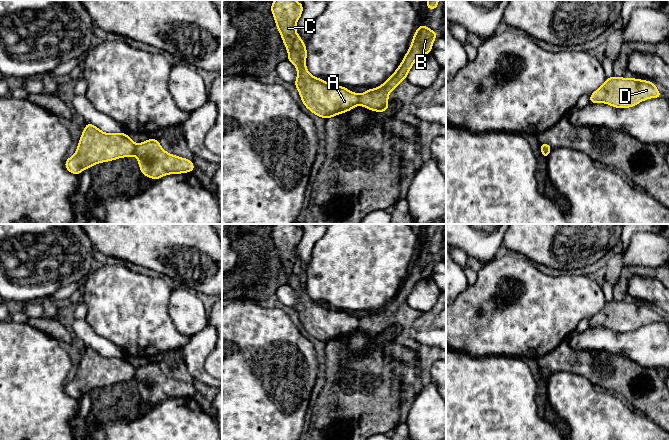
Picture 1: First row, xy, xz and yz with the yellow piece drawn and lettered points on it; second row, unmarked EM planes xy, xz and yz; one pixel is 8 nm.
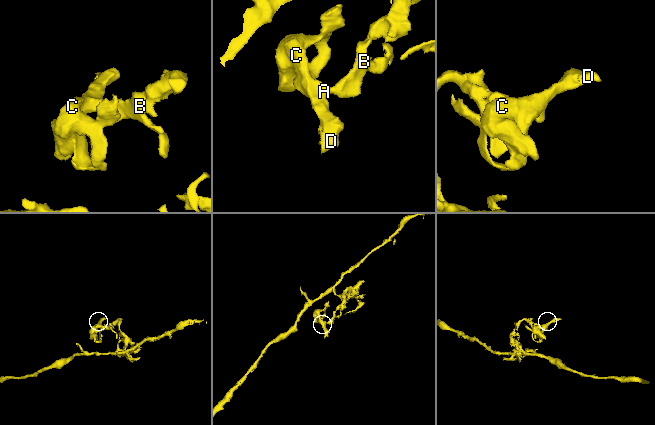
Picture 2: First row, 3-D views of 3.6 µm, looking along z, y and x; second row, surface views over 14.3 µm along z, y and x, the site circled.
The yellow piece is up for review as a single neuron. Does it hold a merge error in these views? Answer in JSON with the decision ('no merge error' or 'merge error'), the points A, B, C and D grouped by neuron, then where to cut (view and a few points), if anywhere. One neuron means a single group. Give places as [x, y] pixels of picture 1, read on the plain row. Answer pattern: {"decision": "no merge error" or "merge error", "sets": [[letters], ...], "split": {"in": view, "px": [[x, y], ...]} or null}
{"decision": "merge error", "sets": [["A", "C", "D"], ["B"]], "split": {"in": "xy", "px": [[137, 368], [134, 378]]}}

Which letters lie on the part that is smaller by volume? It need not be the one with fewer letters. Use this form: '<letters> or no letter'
A, C, D

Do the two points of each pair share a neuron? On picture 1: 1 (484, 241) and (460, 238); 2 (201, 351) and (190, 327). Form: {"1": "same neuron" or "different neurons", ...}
{"1": "same neuron", "2": "different neurons"}

